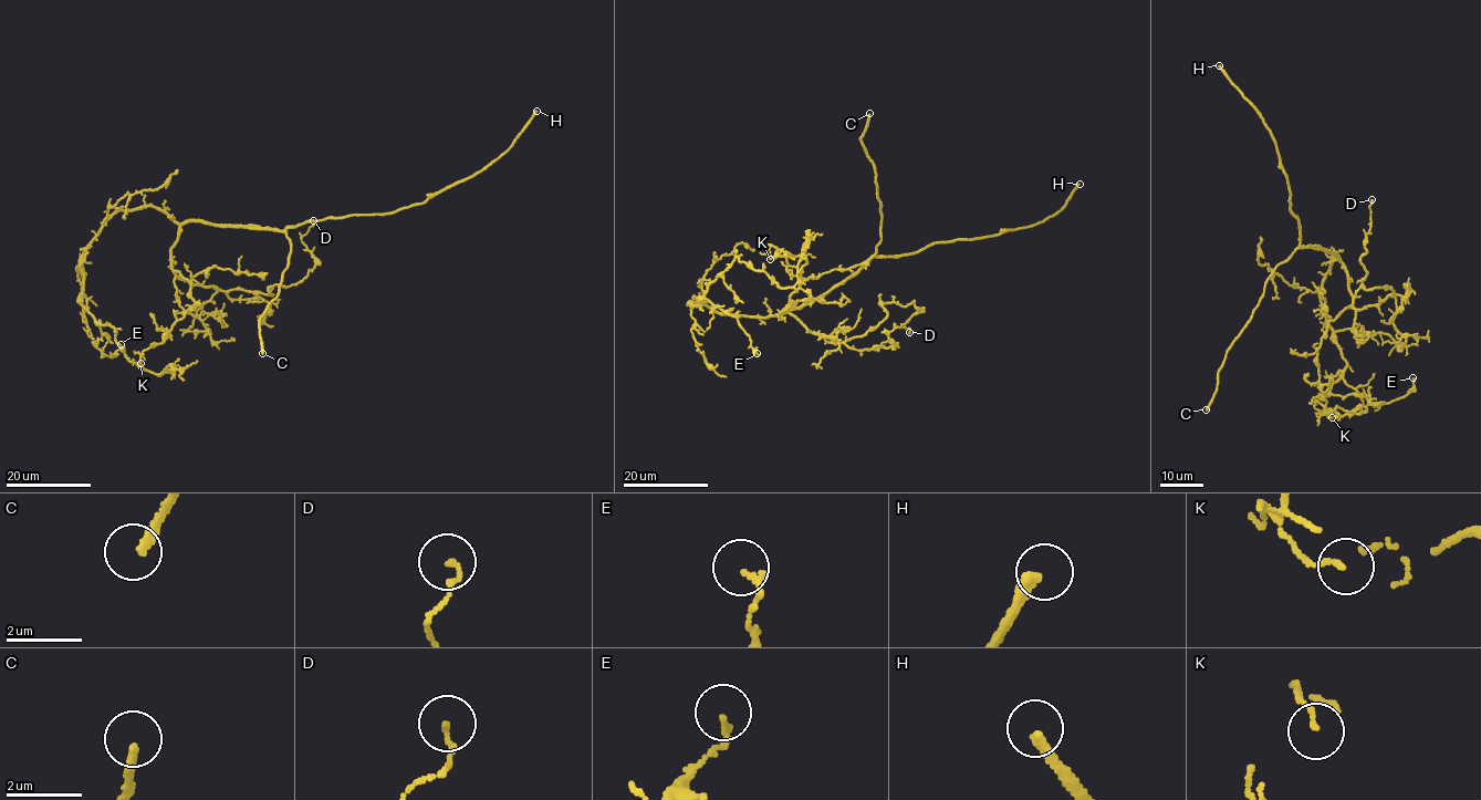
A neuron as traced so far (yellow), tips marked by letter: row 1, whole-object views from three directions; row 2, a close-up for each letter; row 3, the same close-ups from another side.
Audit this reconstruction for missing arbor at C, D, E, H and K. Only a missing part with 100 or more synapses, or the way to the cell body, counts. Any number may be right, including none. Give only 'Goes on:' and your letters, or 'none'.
Goes on: C, H

